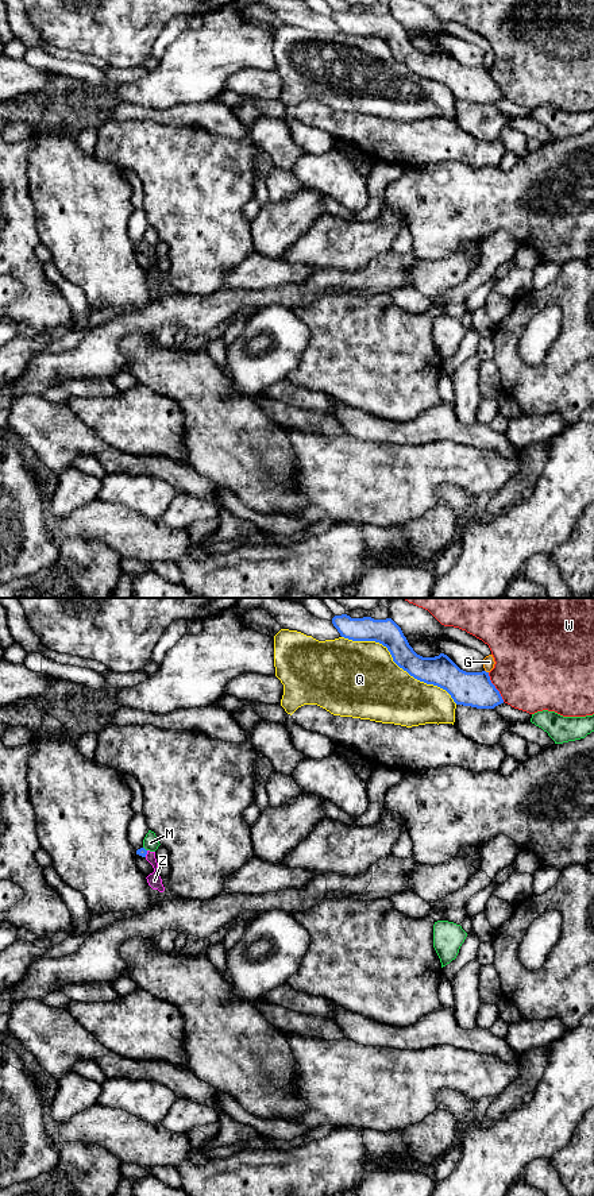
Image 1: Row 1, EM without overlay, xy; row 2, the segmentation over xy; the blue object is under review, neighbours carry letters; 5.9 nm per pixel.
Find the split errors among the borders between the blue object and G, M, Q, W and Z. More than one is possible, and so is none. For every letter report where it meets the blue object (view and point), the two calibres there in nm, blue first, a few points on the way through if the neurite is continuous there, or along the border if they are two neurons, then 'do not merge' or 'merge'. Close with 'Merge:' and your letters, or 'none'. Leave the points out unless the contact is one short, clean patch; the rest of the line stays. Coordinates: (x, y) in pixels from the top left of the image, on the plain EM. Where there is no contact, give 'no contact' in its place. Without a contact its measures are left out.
G: meets blue in xy at (485, 66); 200 nm thick on the blue side, 70 nm on the other; do not merge
M: meets blue in xy at (145, 245); 50 nm thick on the blue side, 90 nm on the other; do not merge
Q: meets blue in xy at (397, 60); 170 nm thick on the blue side, 460 nm on the other; do not merge
W: meets blue in xy at (494, 83); 200 nm thick on the blue side, 460 nm on the other; do not merge
Z: meets blue in xy at (146, 249); 50 nm thick on the blue side, 90 nm on the other; runs through xy (142, 247), (146, 249), (155, 262), (154, 276); merge
Merge: Z

